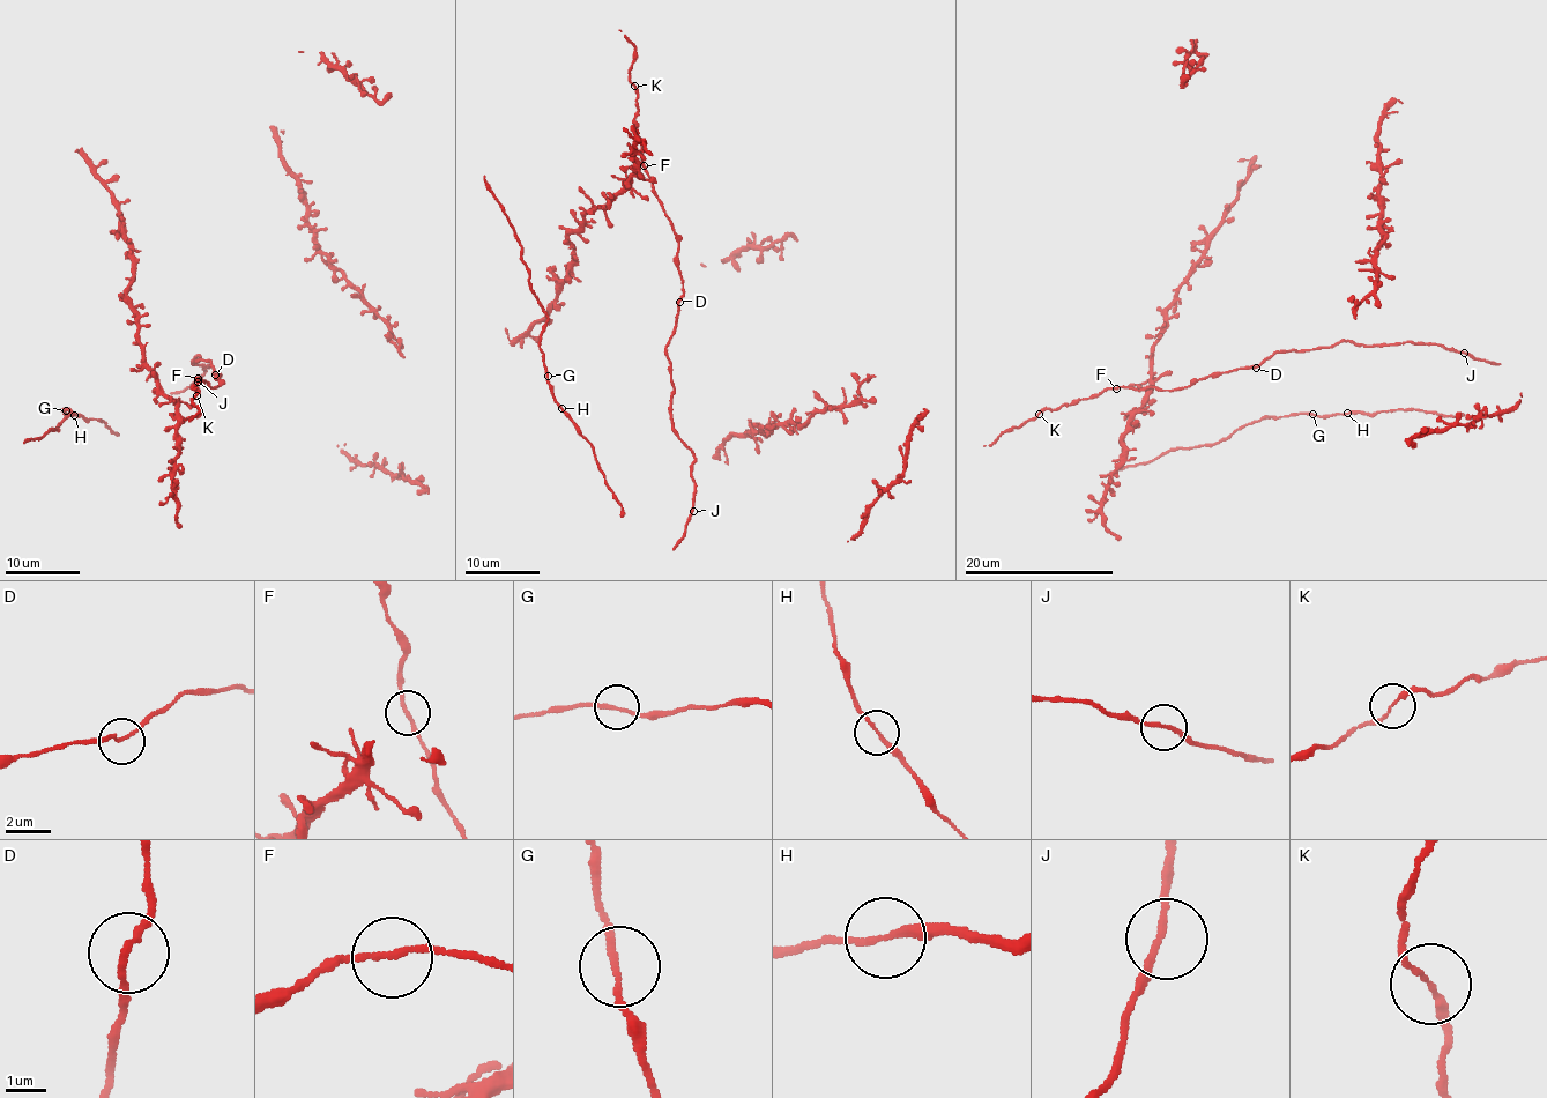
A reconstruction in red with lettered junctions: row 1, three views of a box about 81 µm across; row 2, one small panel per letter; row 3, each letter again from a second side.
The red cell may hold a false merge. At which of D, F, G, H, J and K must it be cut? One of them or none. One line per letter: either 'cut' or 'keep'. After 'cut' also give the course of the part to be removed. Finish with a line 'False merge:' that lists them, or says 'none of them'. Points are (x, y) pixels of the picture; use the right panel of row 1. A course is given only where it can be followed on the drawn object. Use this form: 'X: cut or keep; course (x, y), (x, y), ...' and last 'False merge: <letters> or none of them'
D: keep
F: keep
G: keep
H: keep
J: keep
K: keep
False merge: none of them

